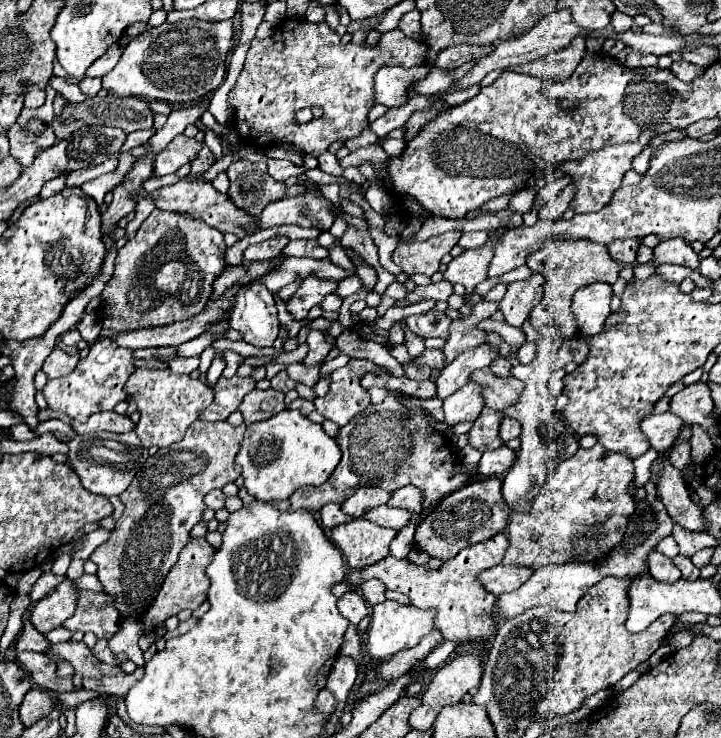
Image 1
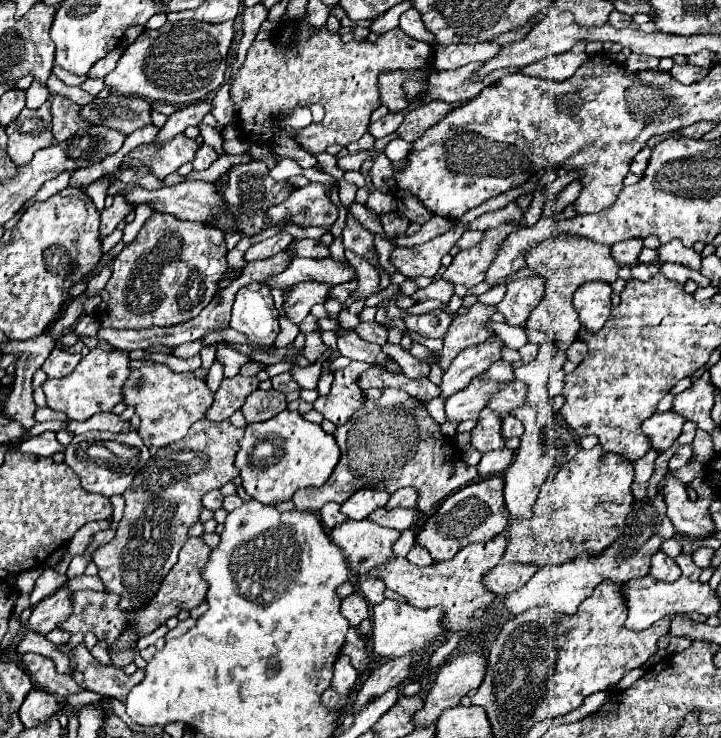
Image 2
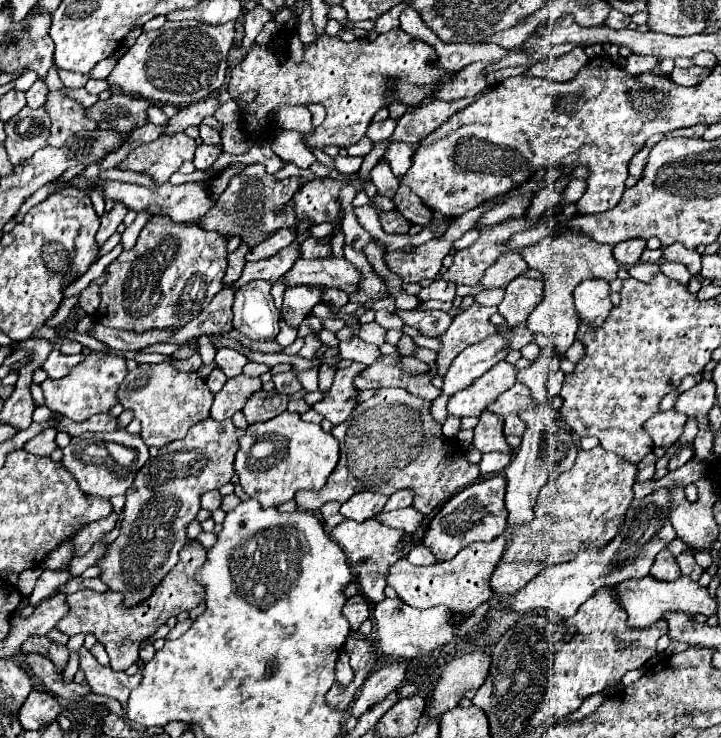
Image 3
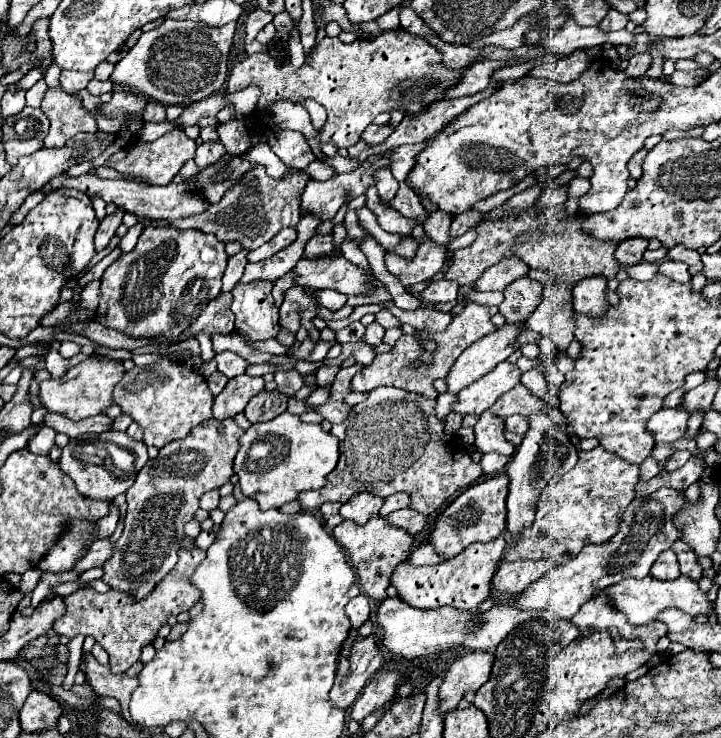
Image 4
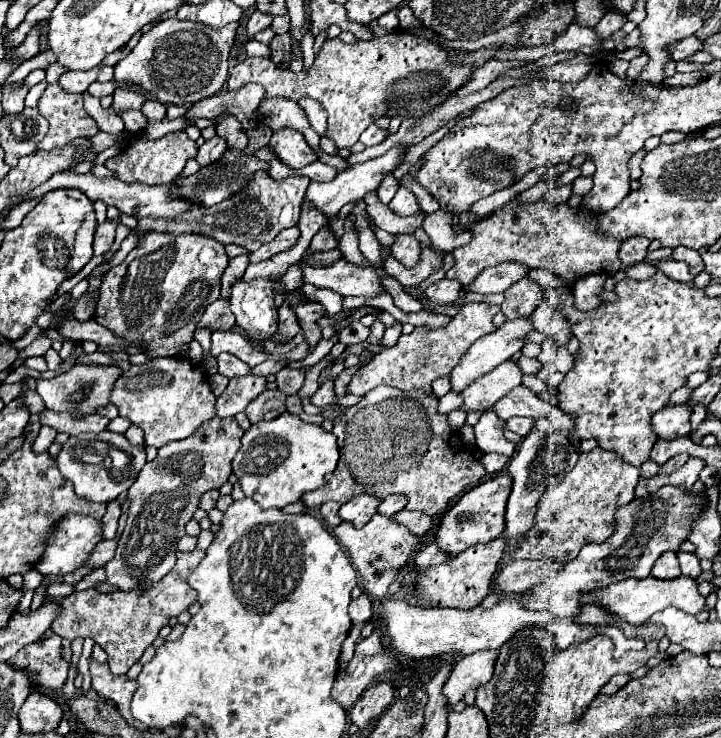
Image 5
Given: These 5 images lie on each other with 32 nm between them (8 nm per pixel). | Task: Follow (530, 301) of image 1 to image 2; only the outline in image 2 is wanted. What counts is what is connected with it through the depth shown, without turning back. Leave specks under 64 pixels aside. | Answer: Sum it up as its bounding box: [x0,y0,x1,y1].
[496,276,542,326]

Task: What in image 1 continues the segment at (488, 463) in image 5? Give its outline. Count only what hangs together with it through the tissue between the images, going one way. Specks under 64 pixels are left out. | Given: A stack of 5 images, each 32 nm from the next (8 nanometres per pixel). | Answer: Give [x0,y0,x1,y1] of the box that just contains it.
[480,446,516,476]

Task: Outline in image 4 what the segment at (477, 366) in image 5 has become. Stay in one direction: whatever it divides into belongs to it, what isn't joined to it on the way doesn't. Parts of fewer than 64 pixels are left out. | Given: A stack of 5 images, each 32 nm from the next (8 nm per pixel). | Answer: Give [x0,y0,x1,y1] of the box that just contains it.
[446,324,520,394]

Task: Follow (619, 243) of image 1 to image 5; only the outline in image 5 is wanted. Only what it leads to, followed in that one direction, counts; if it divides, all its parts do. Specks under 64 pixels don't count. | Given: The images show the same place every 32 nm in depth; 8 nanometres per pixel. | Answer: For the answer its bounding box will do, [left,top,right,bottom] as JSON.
[620,236,650,266]

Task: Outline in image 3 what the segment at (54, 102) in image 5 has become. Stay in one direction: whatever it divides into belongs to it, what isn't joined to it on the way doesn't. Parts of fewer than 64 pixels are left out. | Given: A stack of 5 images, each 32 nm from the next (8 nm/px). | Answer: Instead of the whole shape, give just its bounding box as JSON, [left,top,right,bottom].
[44,92,96,146]

